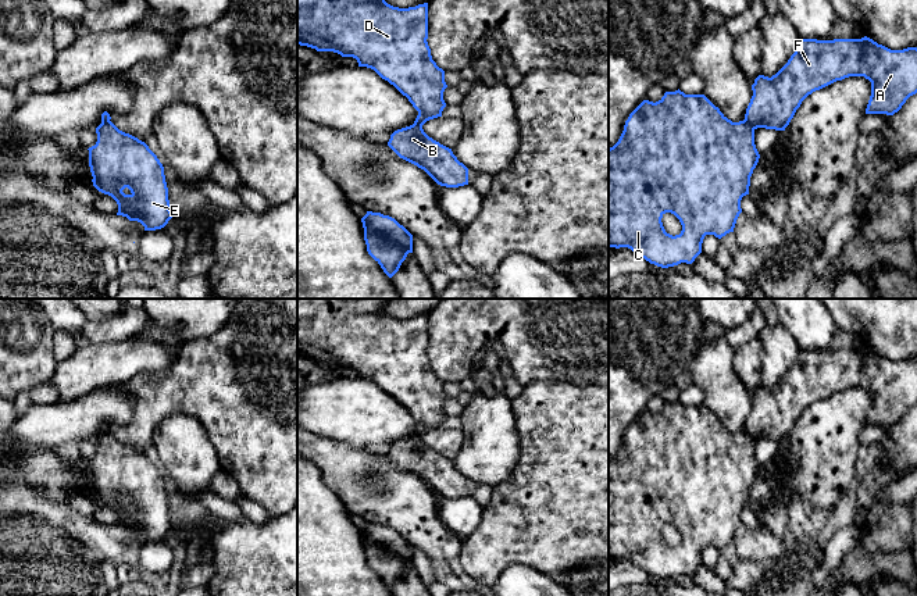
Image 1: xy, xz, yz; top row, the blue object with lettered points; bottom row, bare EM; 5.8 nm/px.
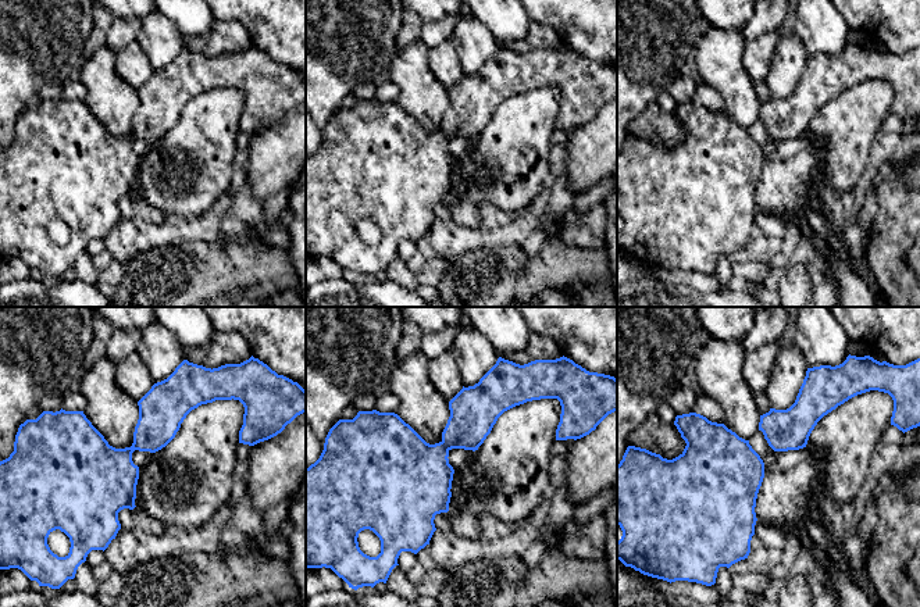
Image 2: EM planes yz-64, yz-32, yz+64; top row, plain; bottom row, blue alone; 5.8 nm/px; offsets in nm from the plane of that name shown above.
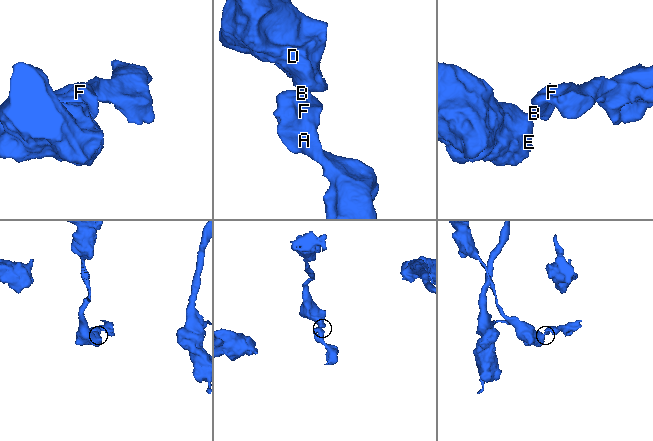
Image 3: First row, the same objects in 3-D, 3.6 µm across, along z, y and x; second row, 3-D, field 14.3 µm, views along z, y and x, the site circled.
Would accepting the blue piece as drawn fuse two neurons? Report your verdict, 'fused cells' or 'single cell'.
fused cells

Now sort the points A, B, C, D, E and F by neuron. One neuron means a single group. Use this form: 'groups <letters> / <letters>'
groups A B F / C D E

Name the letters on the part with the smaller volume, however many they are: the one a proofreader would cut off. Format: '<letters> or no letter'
A, B, F

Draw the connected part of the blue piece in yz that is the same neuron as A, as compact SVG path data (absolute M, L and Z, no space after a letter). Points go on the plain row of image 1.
M864 347L861 350L817 351L802 350L788 374L771 389L759 386L752 396L753 407L746 420L745 432L753 439L785 442L802 413L816 402L849 388L864 388L871 393L871 407L866 425L898 424L906 411L917 404L917 358L891 361Z

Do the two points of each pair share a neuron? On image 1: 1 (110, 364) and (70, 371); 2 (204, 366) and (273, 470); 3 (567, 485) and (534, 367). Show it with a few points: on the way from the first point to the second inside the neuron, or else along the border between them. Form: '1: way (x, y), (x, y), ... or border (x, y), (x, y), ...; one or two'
1: way (100, 366), (79, 371); one
2: way (231, 392), (273, 434), (273, 443); one
3: border (568, 381), (535, 379), (523, 386); two

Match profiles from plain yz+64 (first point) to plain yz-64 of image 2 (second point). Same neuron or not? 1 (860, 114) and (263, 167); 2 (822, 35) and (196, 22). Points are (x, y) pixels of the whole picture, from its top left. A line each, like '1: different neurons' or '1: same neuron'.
1: different neurons
2: same neuron

